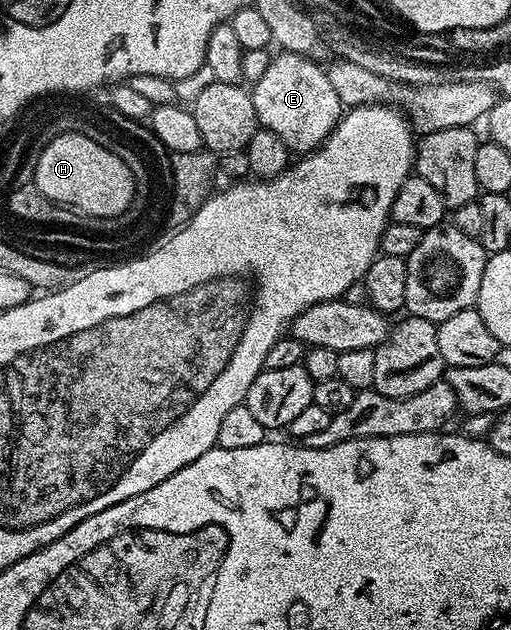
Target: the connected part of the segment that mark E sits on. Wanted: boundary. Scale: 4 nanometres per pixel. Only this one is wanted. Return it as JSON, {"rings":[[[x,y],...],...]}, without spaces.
{"rings":[[[278,51],[263,78],[251,88],[258,125],[279,134],[293,154],[312,152],[333,133],[343,115],[339,94],[331,86],[328,71],[317,62],[294,52]]]}

